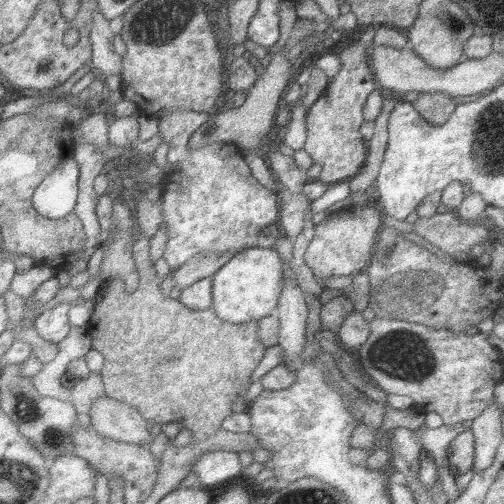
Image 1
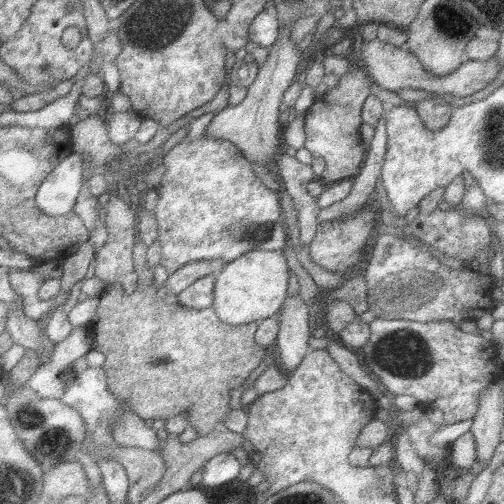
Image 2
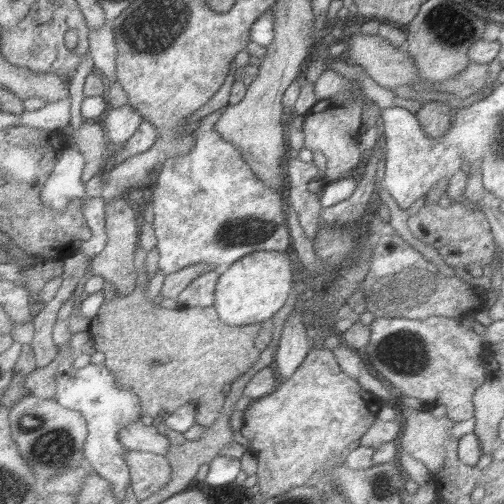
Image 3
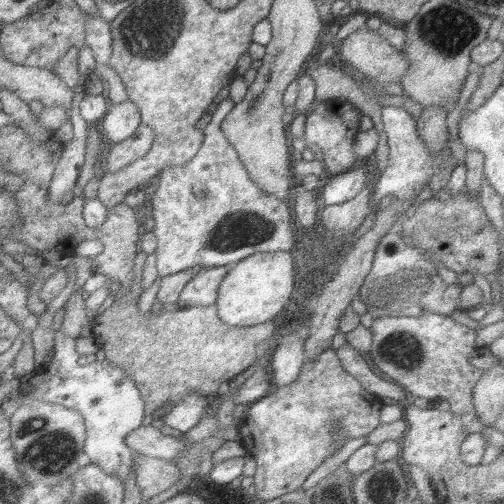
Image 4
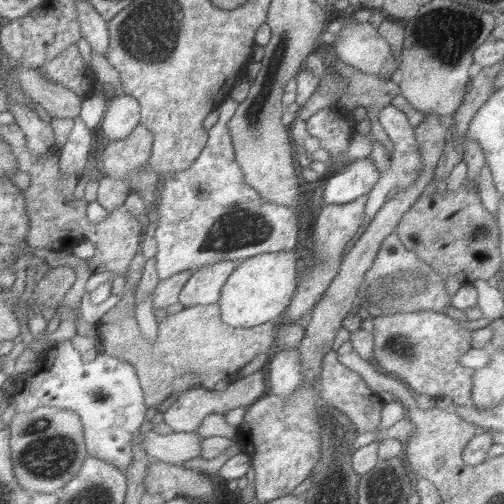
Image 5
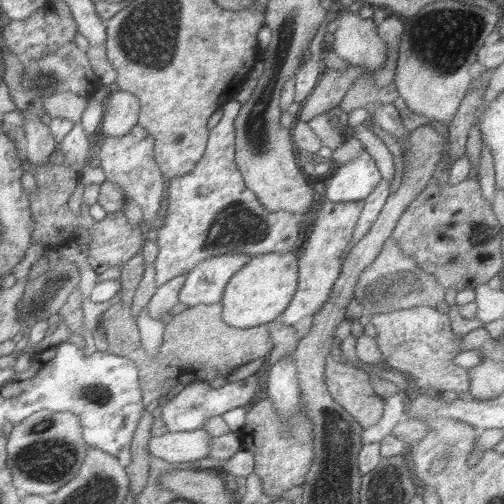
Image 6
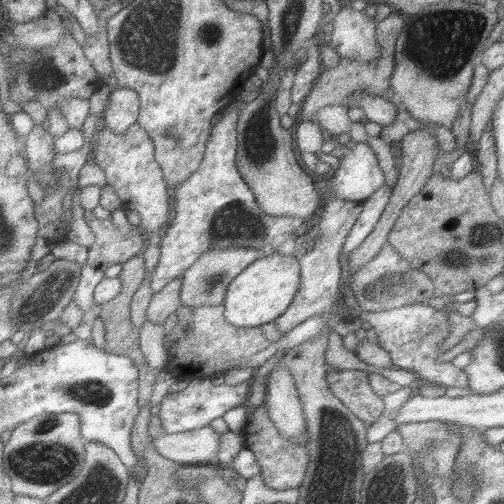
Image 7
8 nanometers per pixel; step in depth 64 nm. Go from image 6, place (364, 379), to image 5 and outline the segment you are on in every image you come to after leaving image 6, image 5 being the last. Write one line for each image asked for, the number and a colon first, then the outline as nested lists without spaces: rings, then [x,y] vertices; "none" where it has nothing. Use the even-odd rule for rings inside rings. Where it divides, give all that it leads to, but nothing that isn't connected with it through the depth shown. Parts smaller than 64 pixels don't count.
5: [[[335,350],[323,362],[321,380],[323,398],[309,386],[301,386],[289,404],[281,400],[281,396],[267,394],[257,400],[247,412],[241,432],[245,436],[245,450],[253,456],[255,462],[253,468],[257,470],[259,498],[265,502],[275,502],[279,498],[291,496],[291,492],[295,492],[295,488],[301,486],[315,472],[323,452],[323,414],[319,412],[321,400],[347,414],[357,434],[371,432],[381,424],[381,410],[385,402],[363,382],[361,374],[353,372],[337,360]]]

